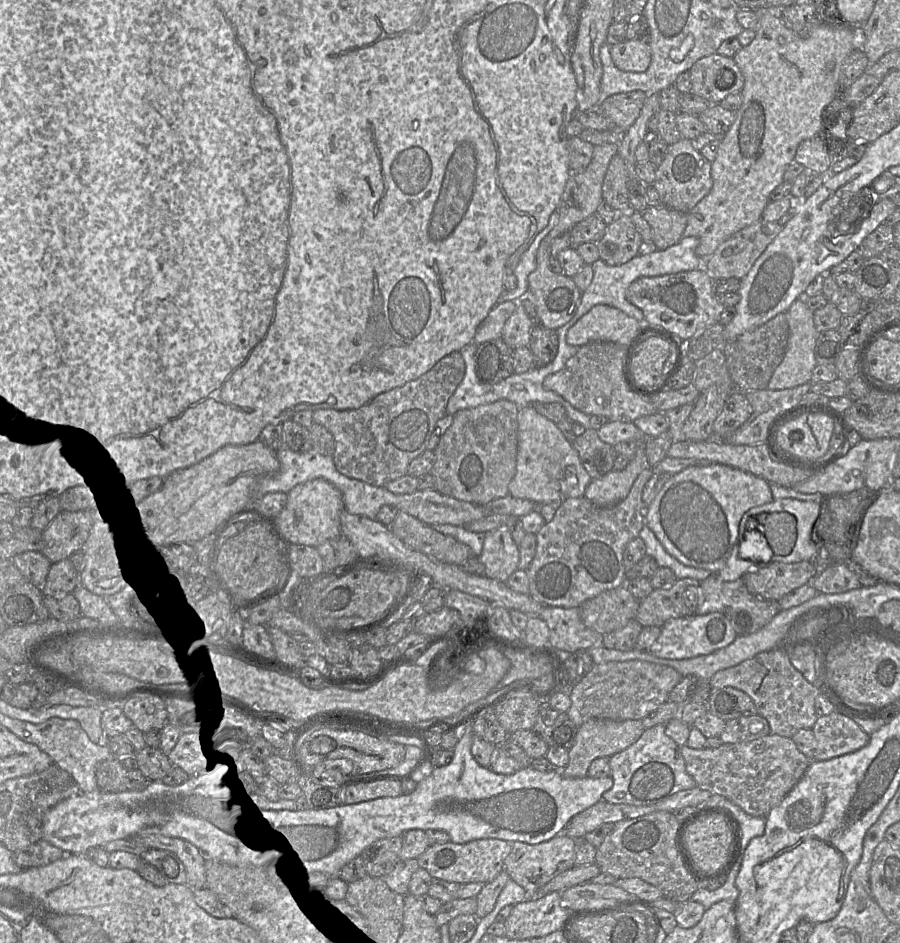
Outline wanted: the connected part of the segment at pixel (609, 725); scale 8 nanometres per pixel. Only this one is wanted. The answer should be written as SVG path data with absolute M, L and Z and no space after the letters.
M590 719L578 728L575 743L569 750L569 763L560 771L567 778L584 778L587 776L593 760L601 757L611 757L625 750L634 744L643 732L644 727L641 720Z

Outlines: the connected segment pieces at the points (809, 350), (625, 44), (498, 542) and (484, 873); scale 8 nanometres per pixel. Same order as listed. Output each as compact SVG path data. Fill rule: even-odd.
M805 297L796 299L786 311L788 319L788 343L782 362L777 366L768 383L770 390L793 388L811 381L813 369L817 362L815 346L818 331L814 325L814 311L805 303Z
M640 39L624 40L610 46L612 60L622 71L645 72L651 62L651 50Z
M502 526L485 533L480 560L484 564L484 575L506 582L518 569L519 545L511 534L511 529Z
M487 838L473 840L465 844L448 841L443 844L429 846L418 858L418 864L432 878L459 884L493 881L504 869L504 861L511 852L511 844L507 841Z

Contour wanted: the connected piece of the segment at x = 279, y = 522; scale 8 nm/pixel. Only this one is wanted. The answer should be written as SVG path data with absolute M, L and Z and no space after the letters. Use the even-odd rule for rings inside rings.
M316 478L297 484L287 493L287 501L273 519L278 533L289 545L305 545L317 548L329 539L342 536L340 516L344 511L343 495L333 484Z

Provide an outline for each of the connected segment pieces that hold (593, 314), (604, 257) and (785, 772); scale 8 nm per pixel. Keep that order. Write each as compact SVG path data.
M598 304L568 330L566 341L578 347L595 341L626 345L643 324L620 309Z
M618 212L614 221L607 225L604 235L594 242L599 259L610 266L619 266L638 254L643 242L630 218L629 212Z
M775 734L760 737L749 742L723 743L717 748L693 749L681 746L687 773L695 780L697 787L721 795L740 807L744 812L755 817L766 817L771 809L781 803L803 776L810 760L801 753L791 738Z

